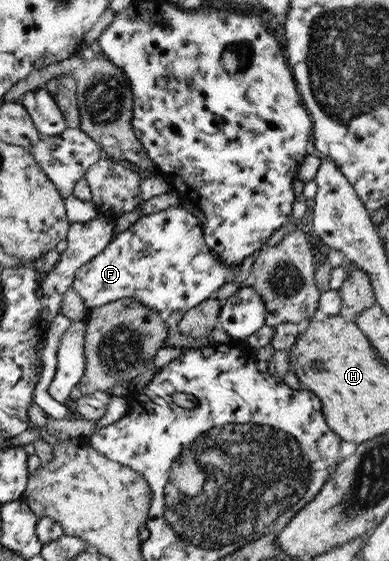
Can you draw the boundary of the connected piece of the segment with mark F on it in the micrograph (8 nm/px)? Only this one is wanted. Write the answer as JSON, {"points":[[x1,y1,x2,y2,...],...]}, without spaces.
{"points":[[169,207,158,213,142,215,131,227,121,231,100,253,77,269,72,286,88,310,128,297,165,317,173,311,181,310,184,313,201,301,214,297,217,290,223,284,233,281,237,273,237,268,225,268,203,244,200,223,193,214]]}

